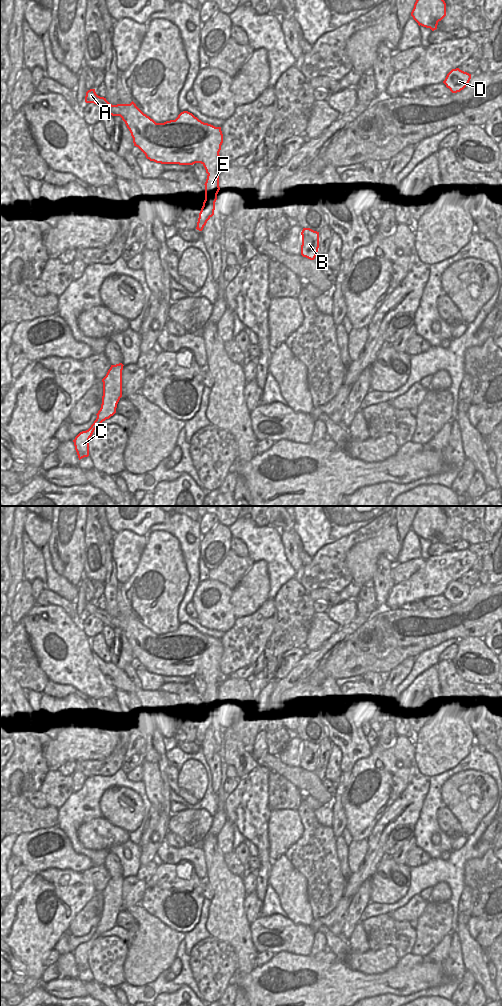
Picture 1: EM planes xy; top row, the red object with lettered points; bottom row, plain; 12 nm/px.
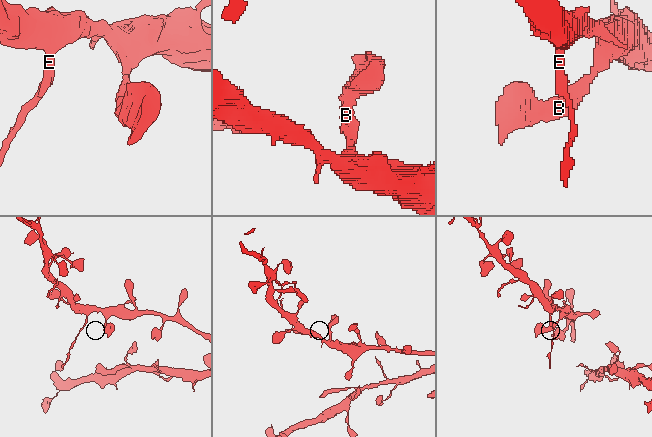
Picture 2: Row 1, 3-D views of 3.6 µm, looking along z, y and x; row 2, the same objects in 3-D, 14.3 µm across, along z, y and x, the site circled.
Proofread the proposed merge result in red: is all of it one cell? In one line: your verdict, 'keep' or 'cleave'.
cleave

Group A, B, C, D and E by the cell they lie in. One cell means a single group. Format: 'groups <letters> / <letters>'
groups A B D / C E

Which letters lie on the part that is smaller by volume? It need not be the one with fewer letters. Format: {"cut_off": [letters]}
{"cut_off": ["C", "E"]}

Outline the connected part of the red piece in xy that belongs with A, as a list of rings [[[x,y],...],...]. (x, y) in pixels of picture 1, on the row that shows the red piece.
[[[95,89],[86,92],[85,102],[98,105],[107,115],[120,116],[131,133],[134,146],[138,147],[150,161],[179,165],[201,163],[207,174],[215,173],[217,169],[222,171],[227,166],[219,155],[223,143],[221,127],[204,123],[188,111],[181,112],[175,120],[156,123],[133,101],[130,104],[112,105],[106,98],[98,96]]]

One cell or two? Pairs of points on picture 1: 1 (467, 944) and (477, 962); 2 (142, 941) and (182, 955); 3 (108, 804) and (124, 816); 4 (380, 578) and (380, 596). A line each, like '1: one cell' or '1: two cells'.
1: one cell
2: two cells
3: one cell
4: one cell

